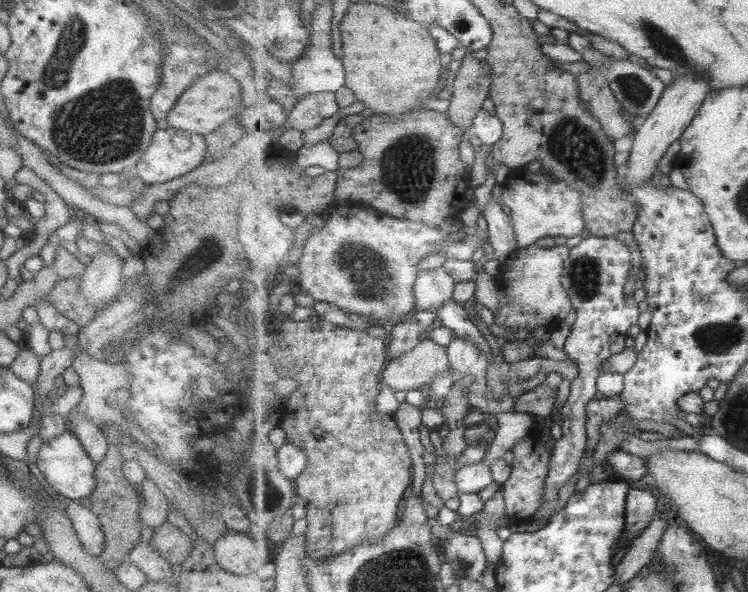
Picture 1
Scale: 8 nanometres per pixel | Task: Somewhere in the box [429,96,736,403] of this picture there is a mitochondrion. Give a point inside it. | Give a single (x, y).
(570, 141)

